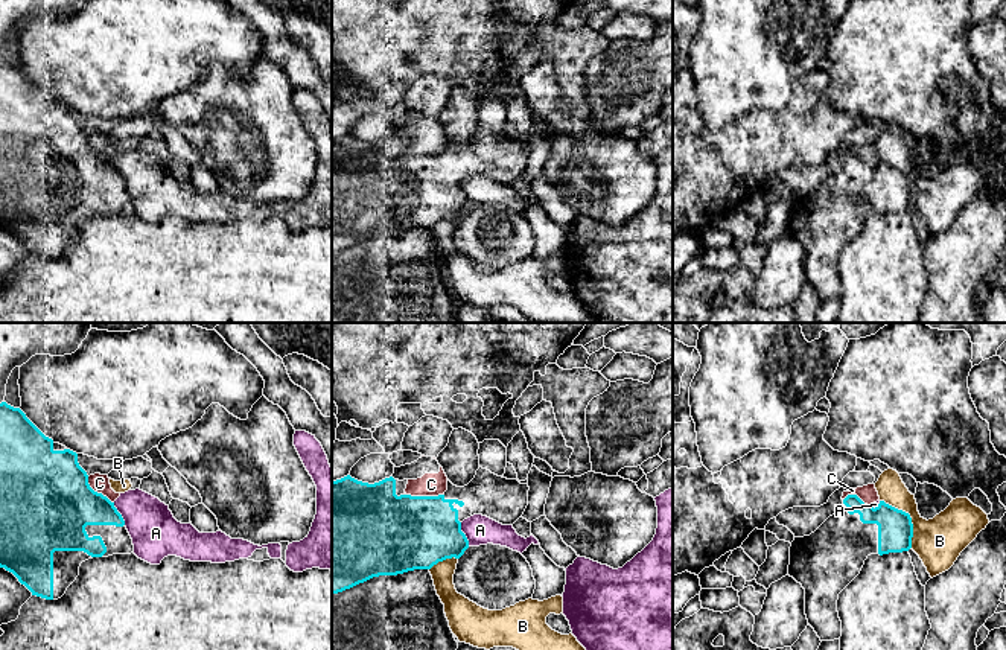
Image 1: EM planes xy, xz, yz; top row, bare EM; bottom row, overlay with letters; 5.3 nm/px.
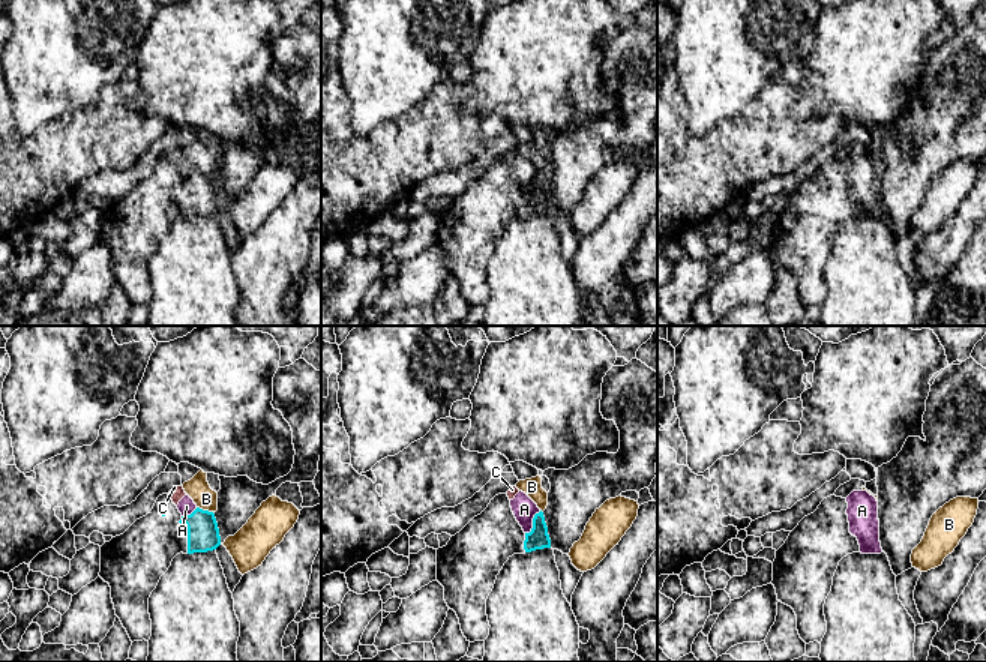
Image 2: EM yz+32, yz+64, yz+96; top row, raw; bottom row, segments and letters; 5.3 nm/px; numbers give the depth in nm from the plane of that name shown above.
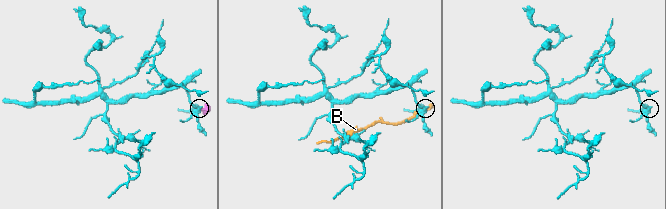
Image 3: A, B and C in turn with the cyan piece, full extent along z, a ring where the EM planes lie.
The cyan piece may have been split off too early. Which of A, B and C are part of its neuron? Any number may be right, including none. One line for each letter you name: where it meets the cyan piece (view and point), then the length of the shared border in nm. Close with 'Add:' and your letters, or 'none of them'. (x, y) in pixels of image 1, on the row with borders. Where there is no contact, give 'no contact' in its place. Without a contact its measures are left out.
Add: none of them

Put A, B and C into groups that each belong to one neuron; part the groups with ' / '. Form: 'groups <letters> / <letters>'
groups A C / B

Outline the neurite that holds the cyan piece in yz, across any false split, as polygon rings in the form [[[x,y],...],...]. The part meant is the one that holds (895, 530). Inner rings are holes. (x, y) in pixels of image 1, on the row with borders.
[[[848,495],[842,511],[829,516],[814,533],[794,537],[790,546],[788,575],[805,589],[805,615],[820,641],[840,639],[839,594],[860,574],[864,560],[871,554],[909,551],[912,537],[913,524],[909,513],[884,501],[874,508],[857,495]]]

